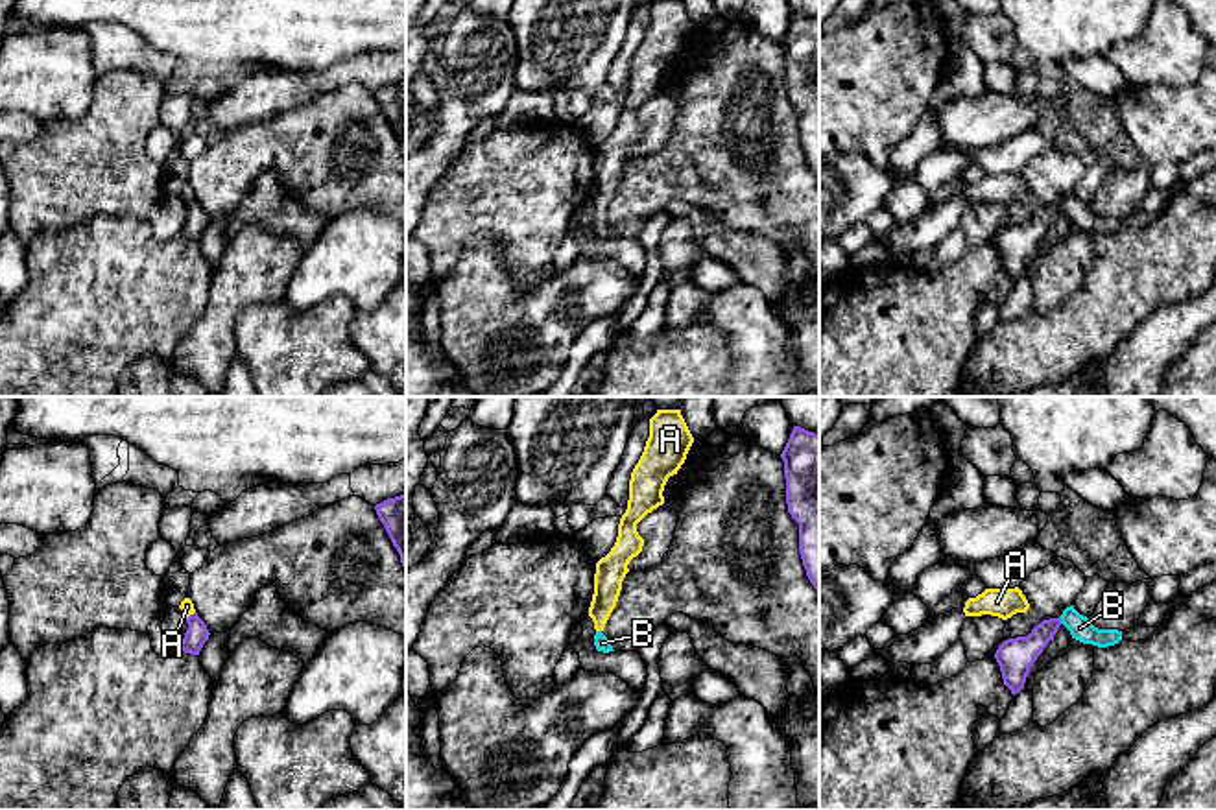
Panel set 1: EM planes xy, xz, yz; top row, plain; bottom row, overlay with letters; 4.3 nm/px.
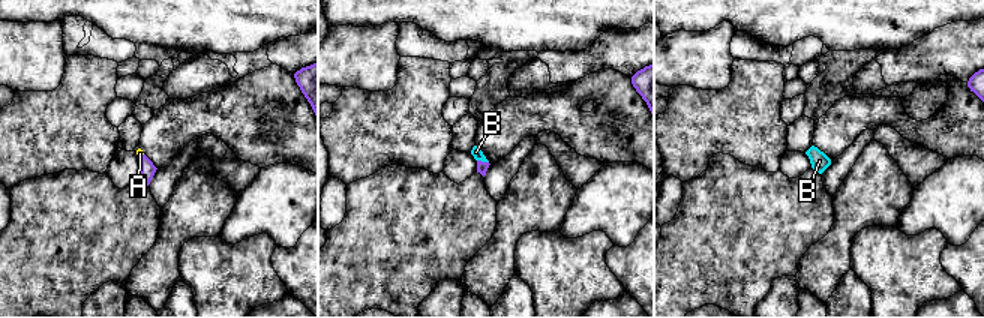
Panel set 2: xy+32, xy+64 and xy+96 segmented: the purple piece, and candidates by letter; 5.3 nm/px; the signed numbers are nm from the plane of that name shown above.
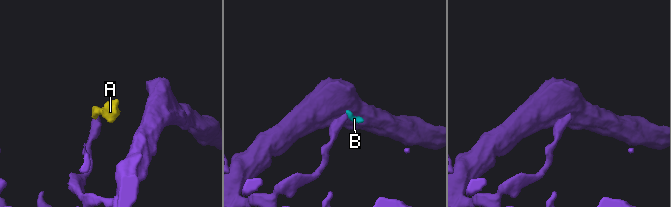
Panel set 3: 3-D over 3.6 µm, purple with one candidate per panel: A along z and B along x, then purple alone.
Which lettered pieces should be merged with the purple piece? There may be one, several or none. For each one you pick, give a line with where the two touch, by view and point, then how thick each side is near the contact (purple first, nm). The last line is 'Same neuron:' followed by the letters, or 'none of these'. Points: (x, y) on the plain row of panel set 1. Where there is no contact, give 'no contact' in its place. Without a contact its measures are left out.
Same neuron: none of these

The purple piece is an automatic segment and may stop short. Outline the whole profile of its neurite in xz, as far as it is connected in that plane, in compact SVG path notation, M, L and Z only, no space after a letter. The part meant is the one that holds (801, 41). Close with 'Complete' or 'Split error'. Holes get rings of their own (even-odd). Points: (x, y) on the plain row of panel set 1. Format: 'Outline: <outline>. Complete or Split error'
Outline: M793 13L781 41L788 100L799 111L799 140L819 179L819 20Z. Complete

